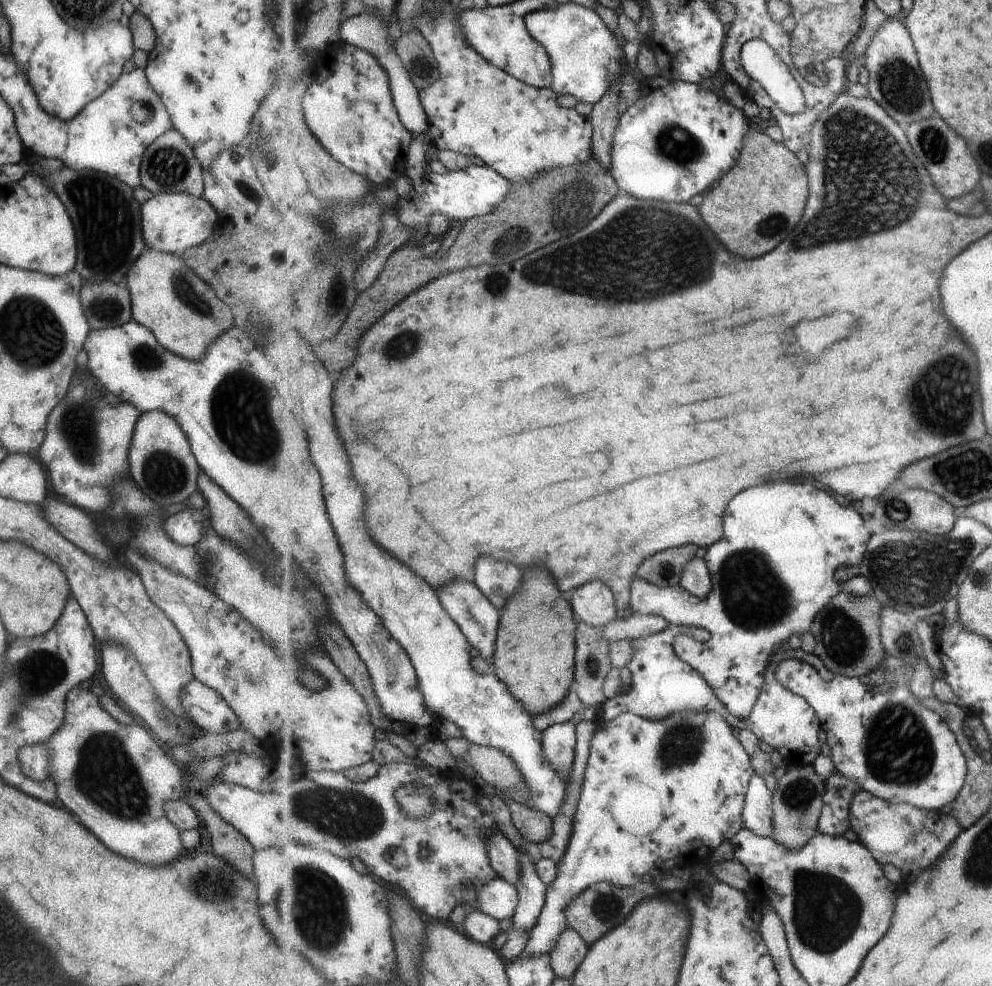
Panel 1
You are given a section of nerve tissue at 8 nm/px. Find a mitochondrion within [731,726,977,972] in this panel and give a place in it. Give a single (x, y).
(827, 911)

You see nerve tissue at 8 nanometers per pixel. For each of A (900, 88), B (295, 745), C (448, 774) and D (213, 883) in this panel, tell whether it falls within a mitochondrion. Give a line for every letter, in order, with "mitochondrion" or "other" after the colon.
A: mitochondrion
B: other
C: other
D: mitochondrion

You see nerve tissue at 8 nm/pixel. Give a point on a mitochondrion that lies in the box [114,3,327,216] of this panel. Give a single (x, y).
(168, 167)

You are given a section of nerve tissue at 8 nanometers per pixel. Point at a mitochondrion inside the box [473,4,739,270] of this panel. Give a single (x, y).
(547, 220)

